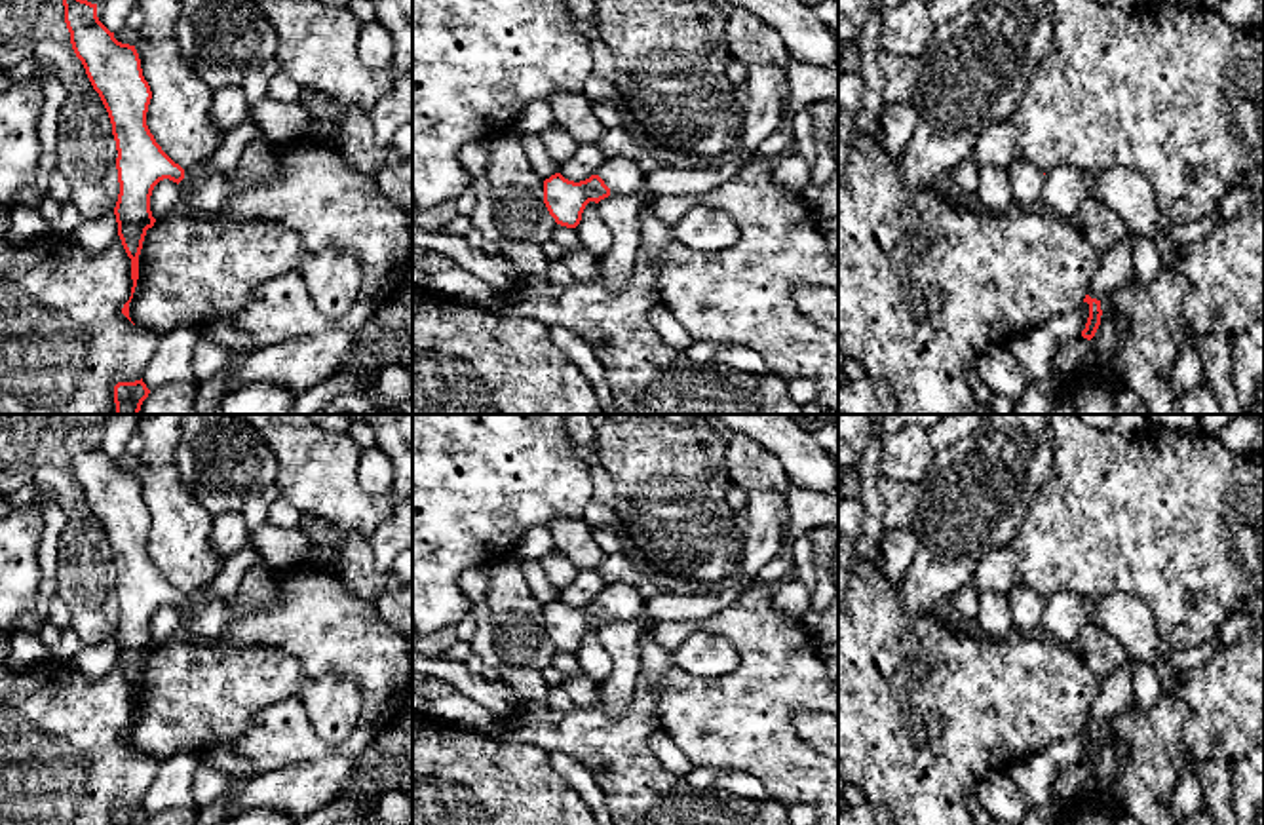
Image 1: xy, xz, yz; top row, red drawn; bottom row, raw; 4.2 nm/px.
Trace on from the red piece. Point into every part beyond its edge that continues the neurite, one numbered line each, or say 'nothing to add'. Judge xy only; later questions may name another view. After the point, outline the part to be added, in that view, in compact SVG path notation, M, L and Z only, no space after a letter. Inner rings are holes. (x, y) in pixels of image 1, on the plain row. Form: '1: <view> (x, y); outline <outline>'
1: xy (234, 567); outline M251 542L245 544L234 555L224 557L219 574L207 587L184 595L184 604L177 612L179 614L184 614L188 610L200 612L207 603L219 599L232 599L238 593L251 566L259 561L260 557L255 546Z

